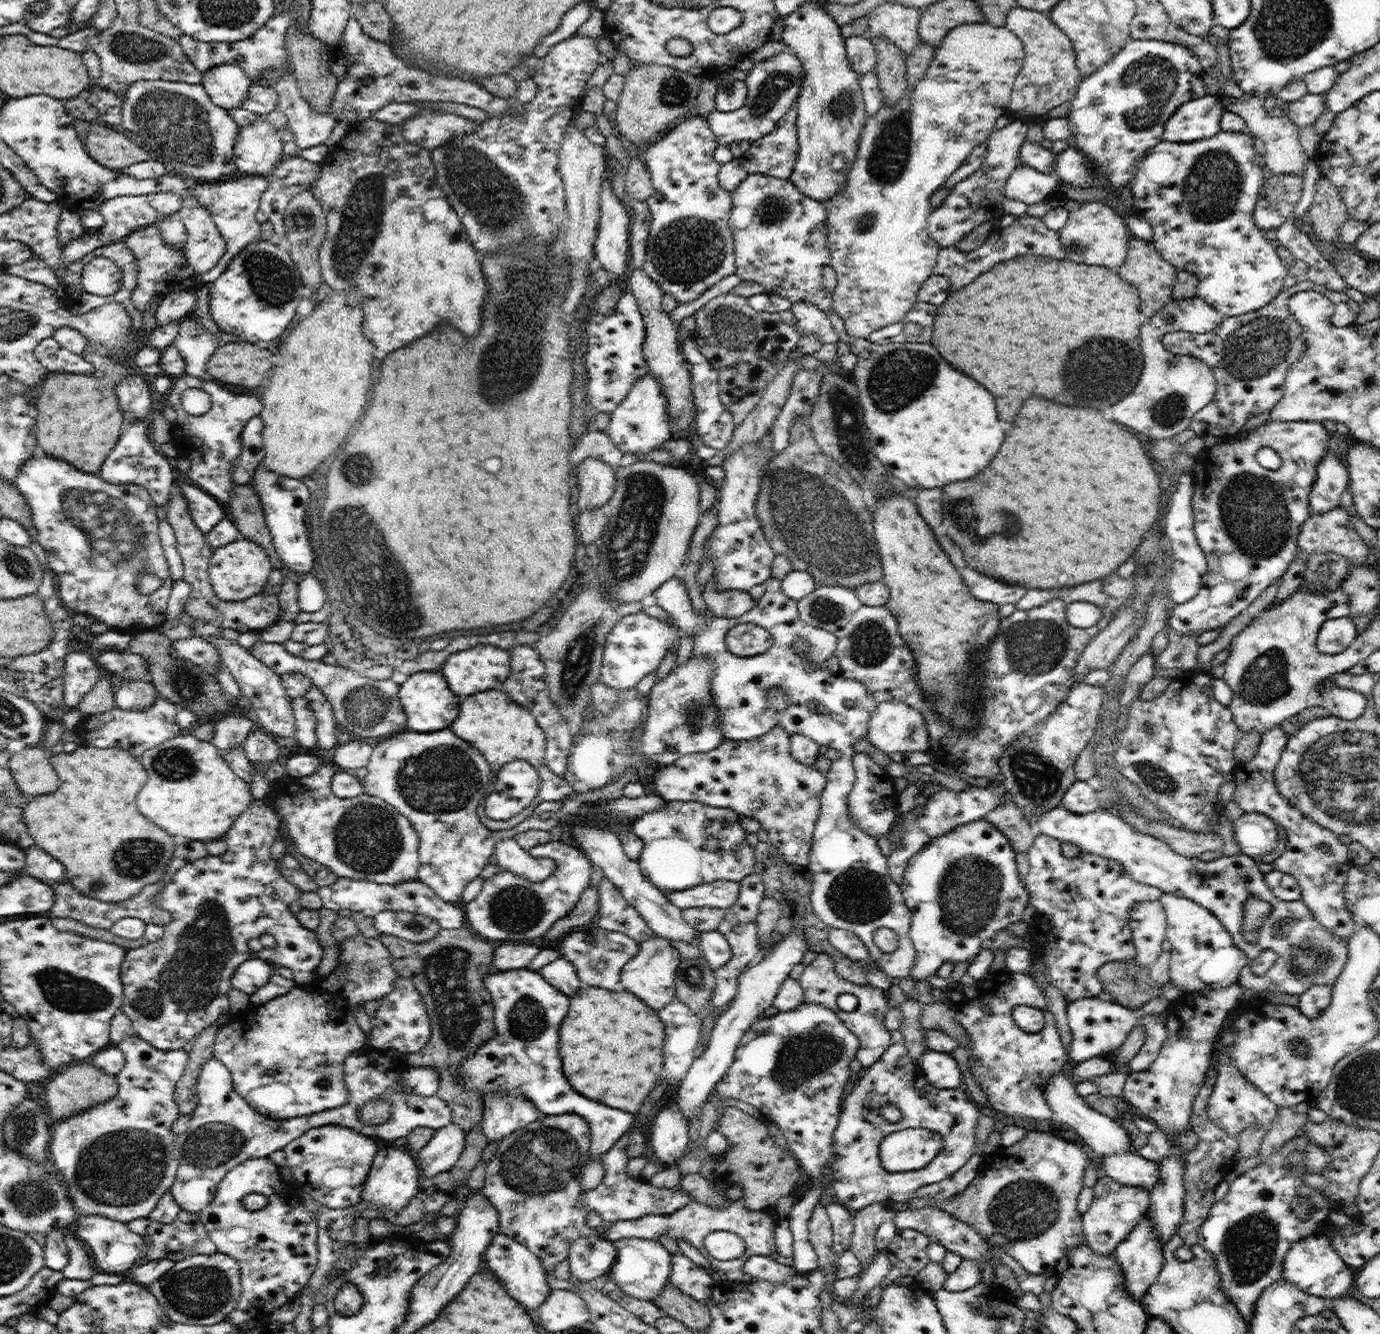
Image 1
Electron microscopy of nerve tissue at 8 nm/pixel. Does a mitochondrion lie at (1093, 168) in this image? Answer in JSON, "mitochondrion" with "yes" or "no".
{"mitochondrion":"no"}

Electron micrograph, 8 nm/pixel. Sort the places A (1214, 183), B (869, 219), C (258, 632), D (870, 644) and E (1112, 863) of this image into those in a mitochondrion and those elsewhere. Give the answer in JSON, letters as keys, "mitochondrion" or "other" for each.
{"A":"mitochondrion","B":"mitochondrion","C":"other","D":"mitochondrion","E":"other"}

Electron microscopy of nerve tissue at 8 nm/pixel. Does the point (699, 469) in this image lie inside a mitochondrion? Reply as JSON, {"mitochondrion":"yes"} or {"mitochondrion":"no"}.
{"mitochondrion":"no"}

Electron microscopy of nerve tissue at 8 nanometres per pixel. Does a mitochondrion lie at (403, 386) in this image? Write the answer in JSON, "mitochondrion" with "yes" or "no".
{"mitochondrion":"no"}

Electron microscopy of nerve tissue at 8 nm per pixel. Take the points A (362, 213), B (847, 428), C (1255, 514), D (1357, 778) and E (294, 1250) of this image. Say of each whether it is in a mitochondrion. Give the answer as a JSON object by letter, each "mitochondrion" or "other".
{"A":"mitochondrion","B":"mitochondrion","C":"mitochondrion","D":"mitochondrion","E":"other"}

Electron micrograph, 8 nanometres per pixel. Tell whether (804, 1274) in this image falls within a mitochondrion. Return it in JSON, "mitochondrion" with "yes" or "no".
{"mitochondrion":"no"}

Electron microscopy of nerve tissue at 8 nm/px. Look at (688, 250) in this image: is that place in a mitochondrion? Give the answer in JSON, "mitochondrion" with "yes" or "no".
{"mitochondrion":"yes"}

